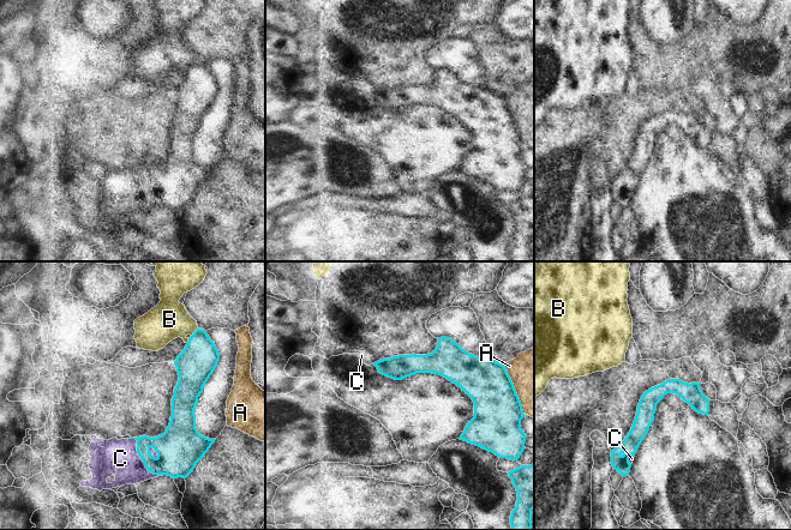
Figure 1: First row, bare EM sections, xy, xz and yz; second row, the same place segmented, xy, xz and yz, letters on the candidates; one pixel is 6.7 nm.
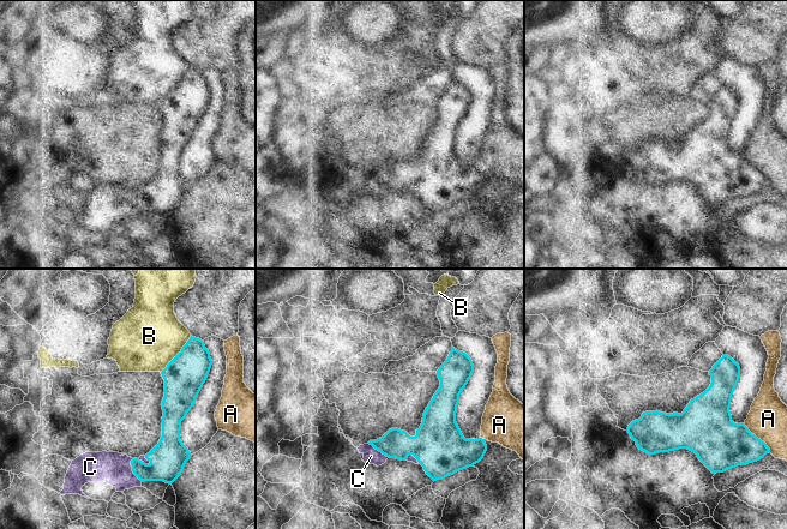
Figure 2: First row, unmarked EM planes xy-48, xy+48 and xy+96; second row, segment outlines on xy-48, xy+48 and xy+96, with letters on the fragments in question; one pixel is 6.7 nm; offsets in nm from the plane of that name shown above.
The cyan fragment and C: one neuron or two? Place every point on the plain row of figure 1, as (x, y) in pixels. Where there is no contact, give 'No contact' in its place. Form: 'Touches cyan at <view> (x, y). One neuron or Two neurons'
Touches cyan at xy (141, 190). One neuron

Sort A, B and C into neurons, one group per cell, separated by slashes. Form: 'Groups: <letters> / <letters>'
Groups: A / B / C

